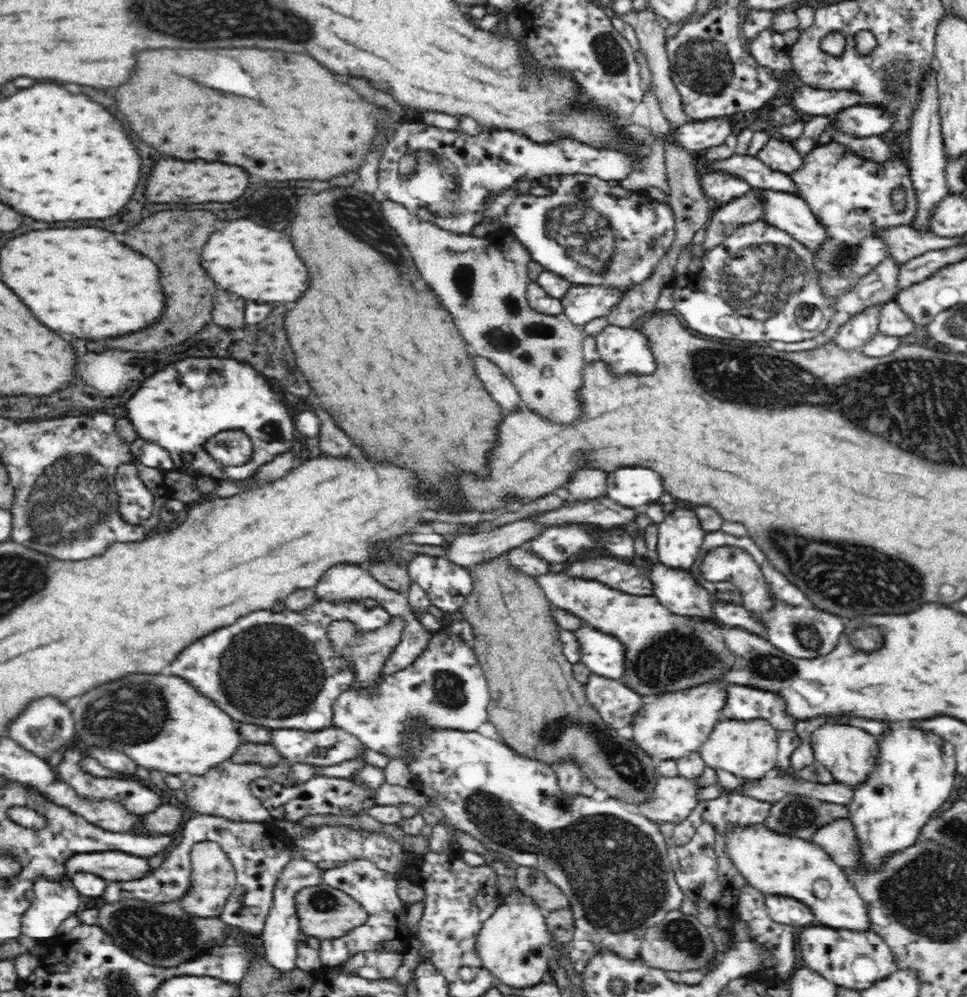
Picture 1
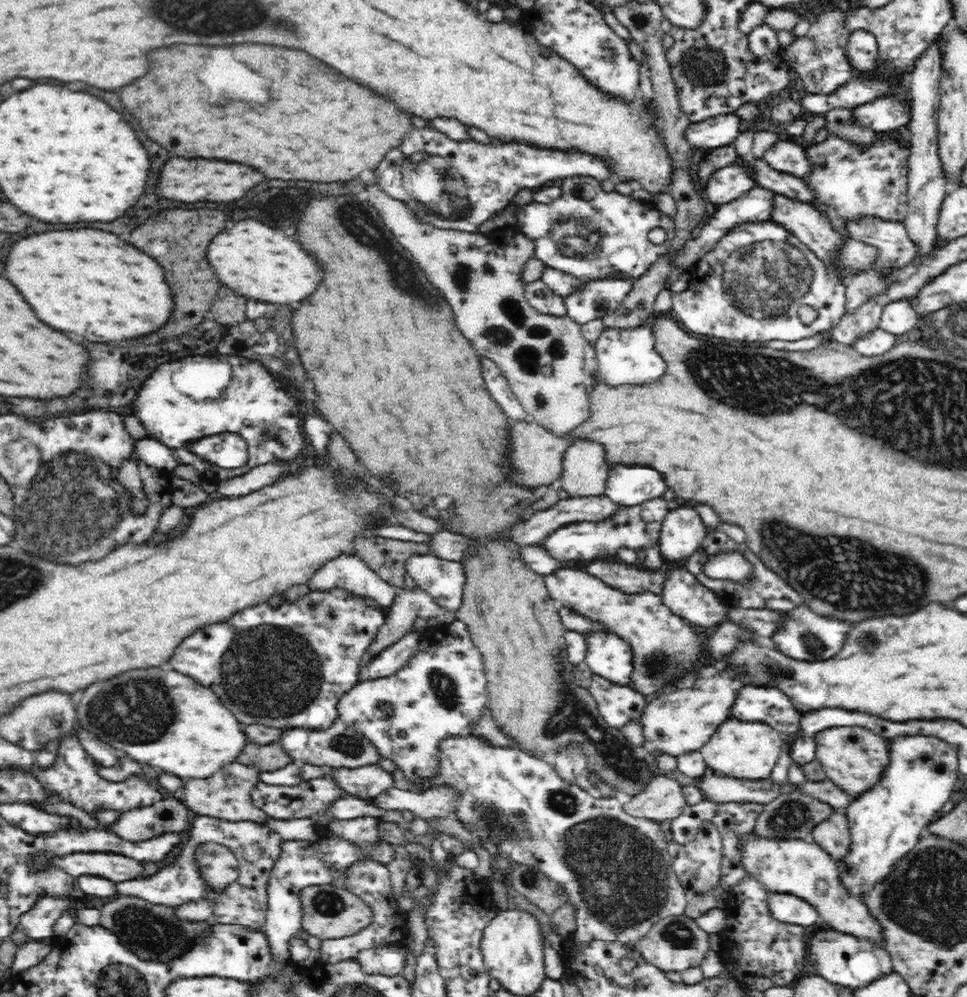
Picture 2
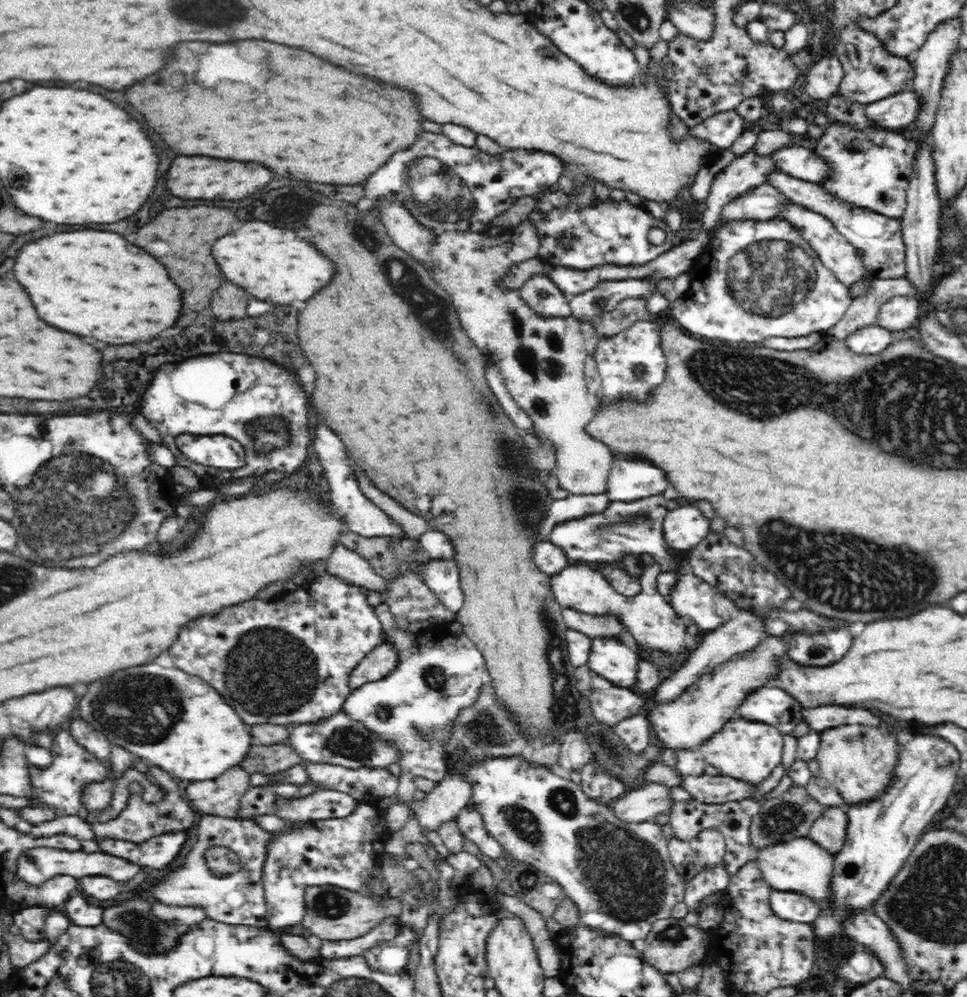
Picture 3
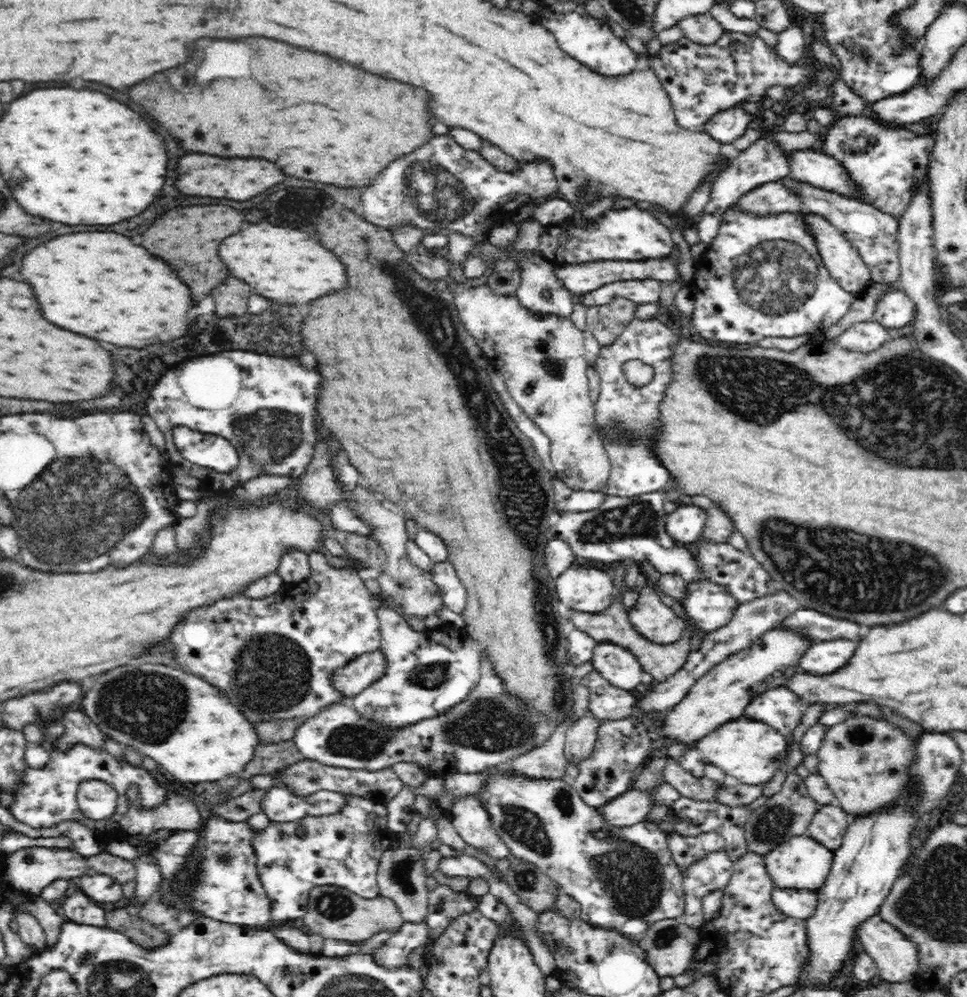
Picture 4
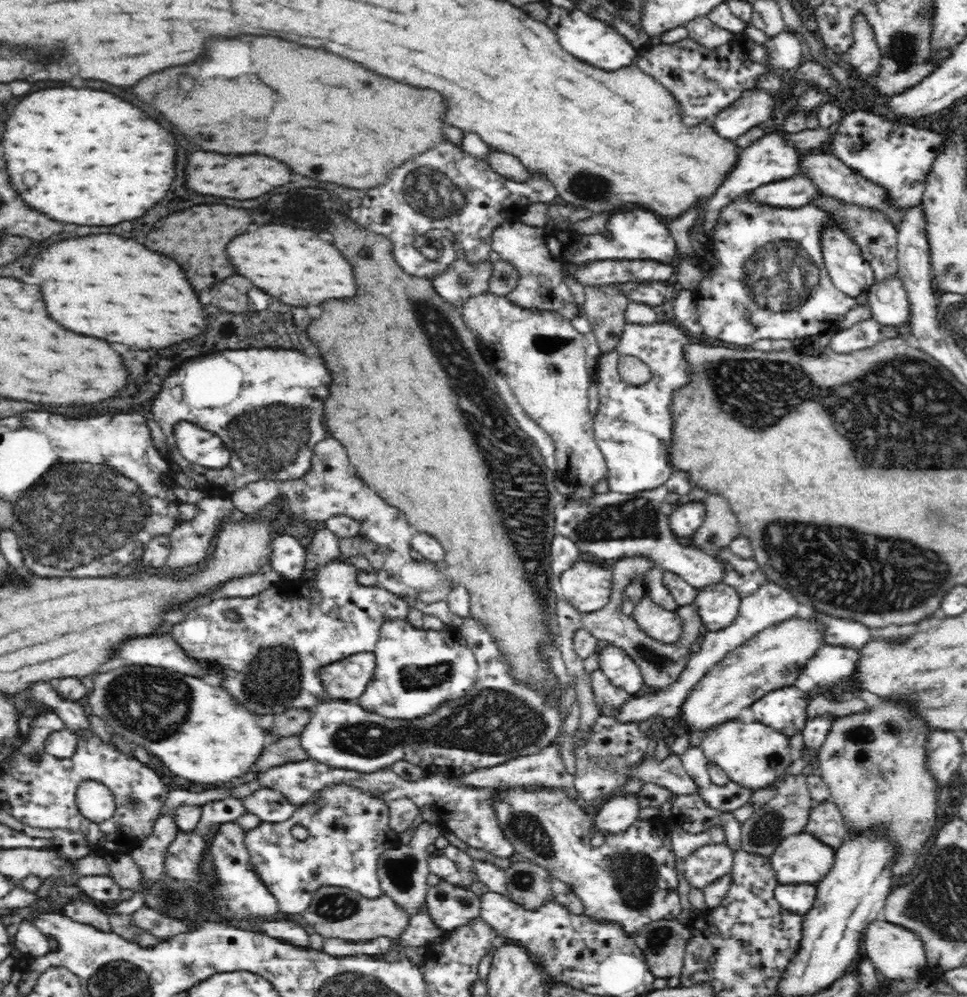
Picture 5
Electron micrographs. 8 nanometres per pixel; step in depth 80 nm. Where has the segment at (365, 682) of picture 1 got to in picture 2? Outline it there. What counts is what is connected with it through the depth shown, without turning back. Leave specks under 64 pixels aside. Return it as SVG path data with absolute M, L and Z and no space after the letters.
M417 586L412 589L398 590L396 602L392 610L387 613L385 623L378 629L374 638L368 644L362 656L361 670L370 665L384 650L396 645L410 630L417 617L436 617L444 624L446 621L452 622L455 613L440 608L434 604L429 594Z

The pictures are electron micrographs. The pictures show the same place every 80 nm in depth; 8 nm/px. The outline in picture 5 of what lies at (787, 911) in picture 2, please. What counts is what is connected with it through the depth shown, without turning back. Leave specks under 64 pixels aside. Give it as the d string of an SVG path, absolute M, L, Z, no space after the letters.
M812 884L778 885L774 889L774 898L778 904L784 910L802 917L812 910L816 895L817 888Z

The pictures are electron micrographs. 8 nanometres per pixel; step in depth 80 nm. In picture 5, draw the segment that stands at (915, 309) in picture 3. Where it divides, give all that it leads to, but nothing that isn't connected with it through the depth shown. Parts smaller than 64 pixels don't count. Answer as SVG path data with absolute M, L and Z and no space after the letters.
M898 276L875 282L867 294L872 319L886 326L899 326L908 320L911 305Z

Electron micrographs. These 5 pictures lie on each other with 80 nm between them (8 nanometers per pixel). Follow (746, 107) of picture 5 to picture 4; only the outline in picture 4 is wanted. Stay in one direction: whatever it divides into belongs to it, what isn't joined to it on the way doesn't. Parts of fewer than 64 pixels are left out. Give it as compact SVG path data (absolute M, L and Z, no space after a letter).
M741 104L734 106L733 109L713 114L699 130L705 132L720 145L732 144L746 132L748 125L754 119L755 116L746 112Z

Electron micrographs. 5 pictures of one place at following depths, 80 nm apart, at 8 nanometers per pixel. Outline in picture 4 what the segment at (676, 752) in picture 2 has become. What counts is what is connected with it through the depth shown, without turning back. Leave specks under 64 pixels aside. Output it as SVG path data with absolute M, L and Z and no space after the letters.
M781 628L769 630L750 649L730 656L702 676L677 705L671 706L664 714L657 714L655 717L662 717L660 734L667 743L691 748L718 730L722 724L741 718L746 704L754 698L754 694L762 694L762 690L786 684L786 678L790 678L799 669L798 658L806 650L807 642L808 637Z

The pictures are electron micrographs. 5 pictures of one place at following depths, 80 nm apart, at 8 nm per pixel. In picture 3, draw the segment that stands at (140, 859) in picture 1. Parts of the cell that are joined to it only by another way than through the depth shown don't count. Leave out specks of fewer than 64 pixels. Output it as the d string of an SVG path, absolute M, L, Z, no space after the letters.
M36 847L24 850L24 854L18 858L18 875L32 884L43 883L54 874L68 874L68 876L74 876L77 880L82 876L108 876L108 878L118 880L118 882L128 882L128 880L134 878L134 874L138 870L140 868L128 859L119 856L108 856L106 853L102 854L102 851L91 853L84 851L64 852L64 850L52 850L48 847Z

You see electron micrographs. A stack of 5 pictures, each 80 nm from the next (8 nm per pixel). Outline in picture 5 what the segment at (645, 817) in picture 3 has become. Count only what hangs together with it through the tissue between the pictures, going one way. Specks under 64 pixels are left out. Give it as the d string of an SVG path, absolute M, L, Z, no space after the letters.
M636 793L614 796L604 802L595 811L596 836L592 838L594 845L603 841L602 832L619 833L630 828L640 818L640 798Z

